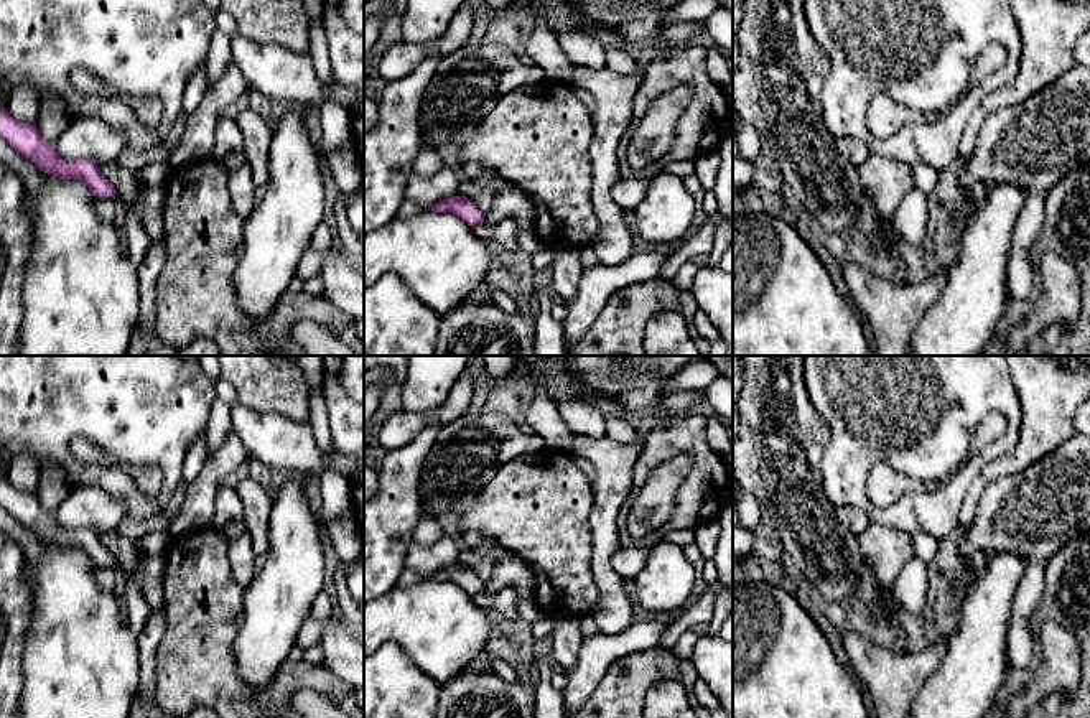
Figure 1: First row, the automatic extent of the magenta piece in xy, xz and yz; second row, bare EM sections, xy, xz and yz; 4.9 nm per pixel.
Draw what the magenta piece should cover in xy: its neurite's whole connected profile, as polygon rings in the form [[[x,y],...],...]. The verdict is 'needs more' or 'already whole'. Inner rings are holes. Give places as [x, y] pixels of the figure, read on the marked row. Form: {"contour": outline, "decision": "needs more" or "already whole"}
{"contour": [[[0,107],[0,137],[20,155],[30,158],[41,171],[59,180],[84,183],[99,199],[114,198],[115,188],[91,160],[63,160],[54,143],[44,142],[35,124],[15,120],[5,107]]], "decision": "already whole"}

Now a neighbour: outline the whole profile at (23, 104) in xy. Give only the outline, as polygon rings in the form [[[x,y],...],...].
[[[18,84],[12,89],[5,109],[15,120],[35,124],[40,112],[40,96],[30,84]]]

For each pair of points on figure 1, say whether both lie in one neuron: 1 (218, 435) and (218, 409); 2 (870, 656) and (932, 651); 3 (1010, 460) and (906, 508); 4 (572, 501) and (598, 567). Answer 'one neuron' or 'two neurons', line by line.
1: one neuron
2: one neuron
3: two neurons
4: two neurons

